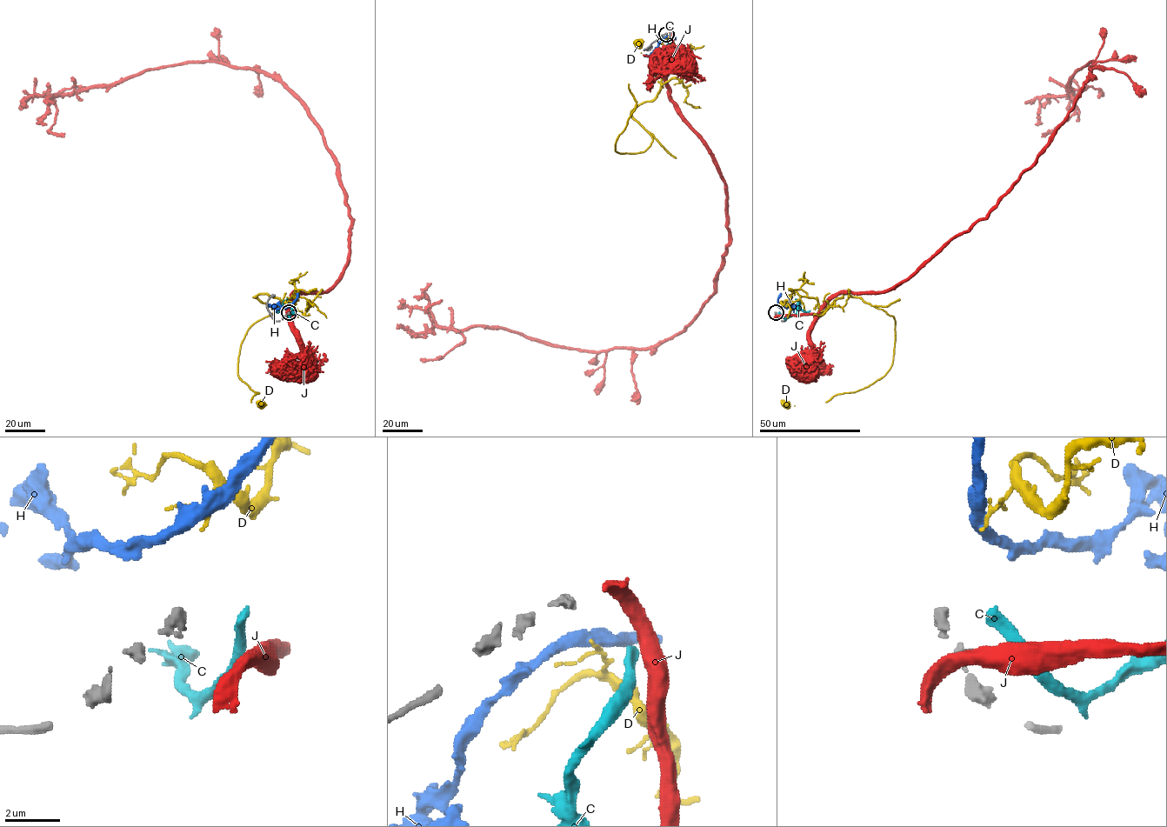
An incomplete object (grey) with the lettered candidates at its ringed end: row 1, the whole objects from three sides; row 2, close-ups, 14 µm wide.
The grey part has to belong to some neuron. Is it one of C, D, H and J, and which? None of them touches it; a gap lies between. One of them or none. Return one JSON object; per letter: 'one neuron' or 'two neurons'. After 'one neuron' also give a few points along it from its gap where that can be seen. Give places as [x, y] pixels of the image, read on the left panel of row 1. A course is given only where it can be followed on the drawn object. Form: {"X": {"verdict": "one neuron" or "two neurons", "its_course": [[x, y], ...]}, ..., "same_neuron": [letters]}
{"C": {"verdict": "two neurons"}, "D": {"verdict": "two neurons"}, "H": {"verdict": "two neurons"}, "J": {"verdict": "two neurons"}, "same_neuron": []}

